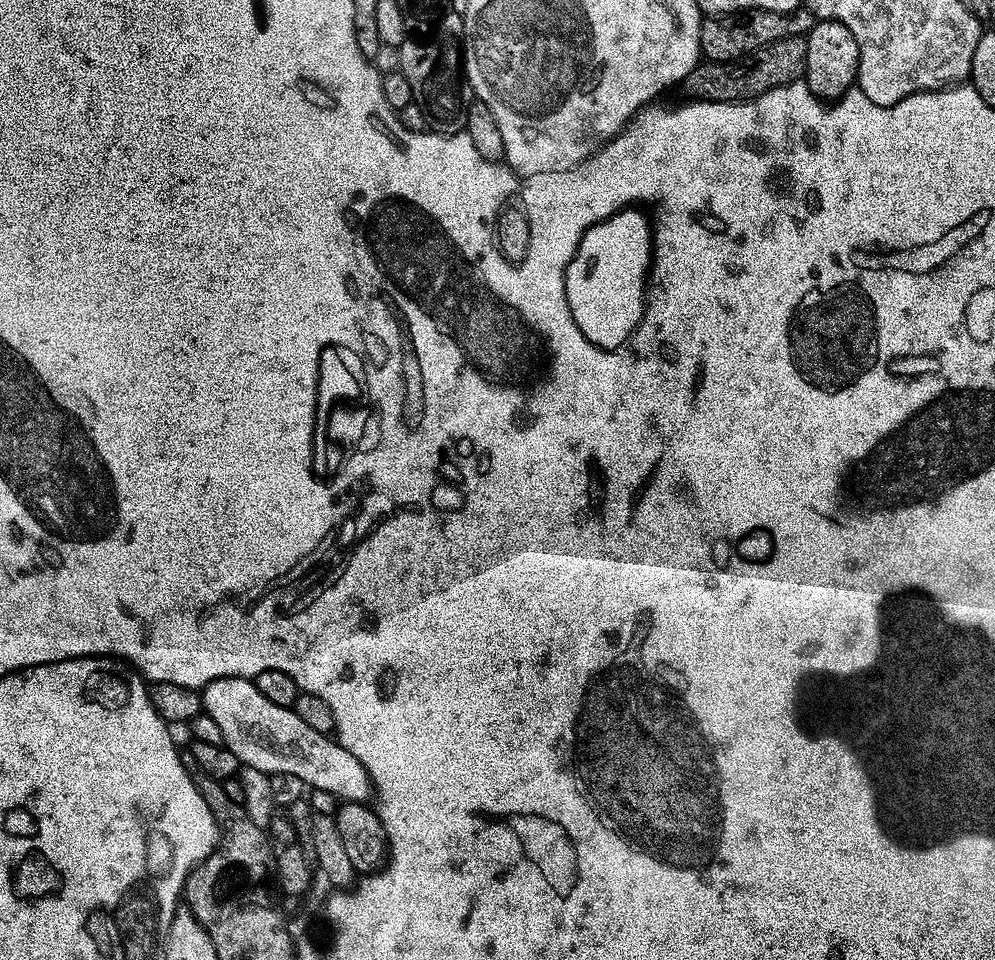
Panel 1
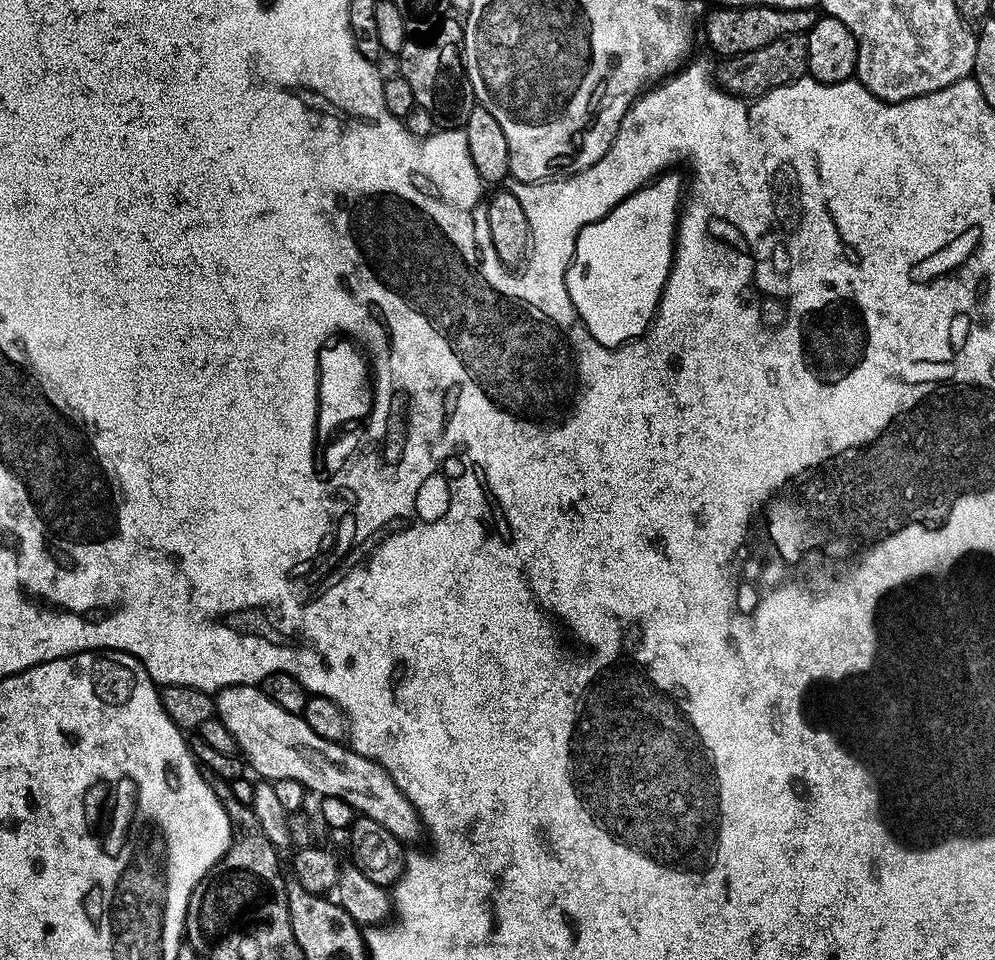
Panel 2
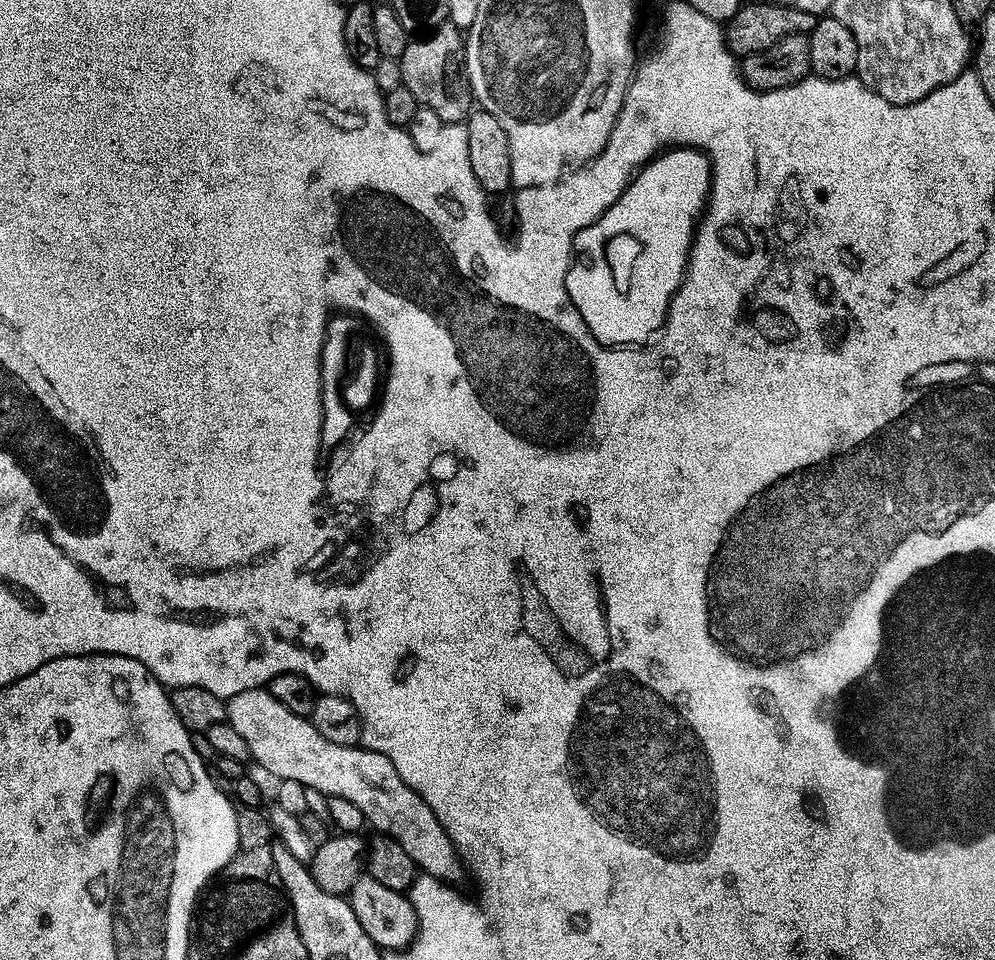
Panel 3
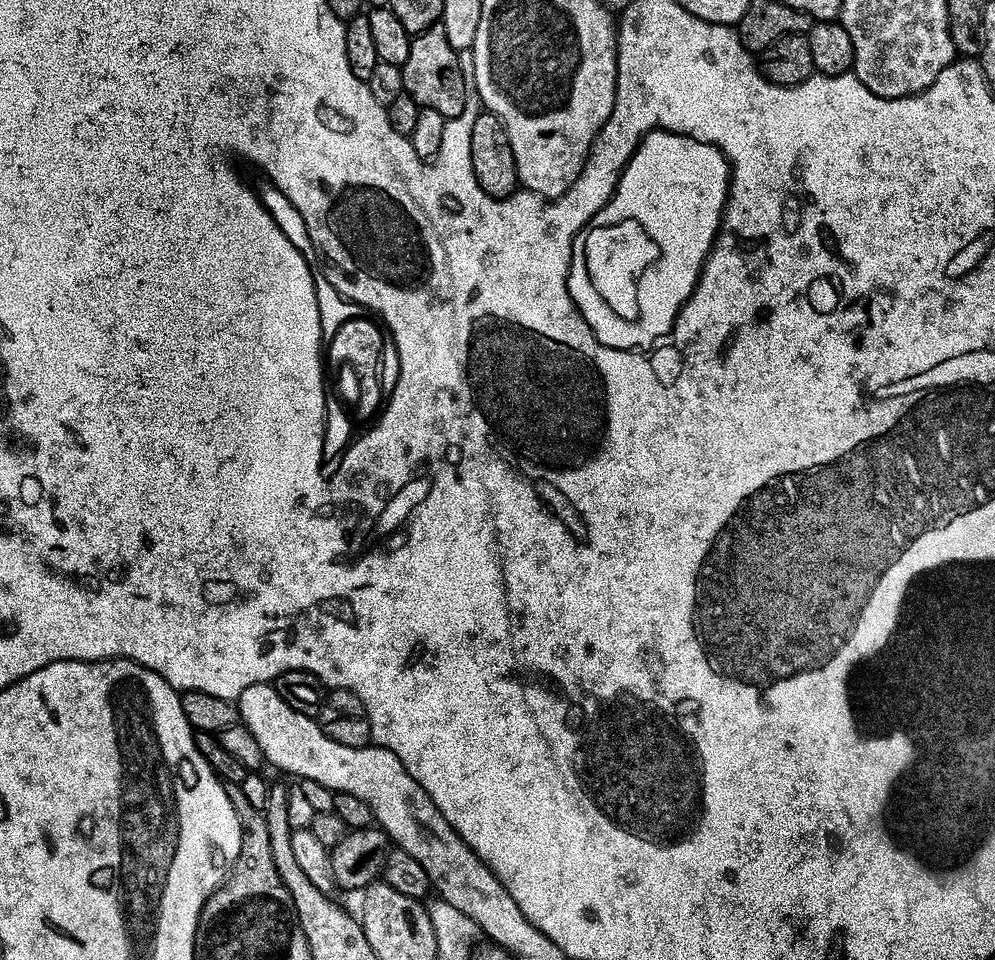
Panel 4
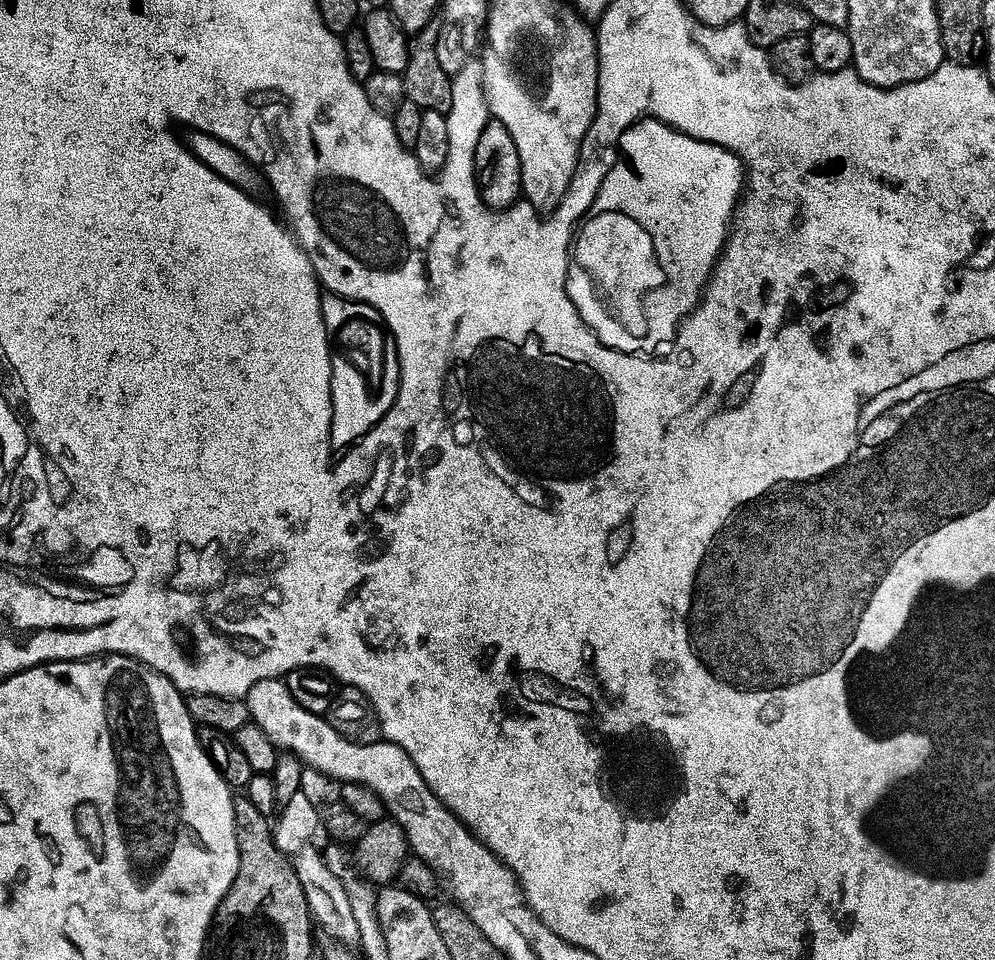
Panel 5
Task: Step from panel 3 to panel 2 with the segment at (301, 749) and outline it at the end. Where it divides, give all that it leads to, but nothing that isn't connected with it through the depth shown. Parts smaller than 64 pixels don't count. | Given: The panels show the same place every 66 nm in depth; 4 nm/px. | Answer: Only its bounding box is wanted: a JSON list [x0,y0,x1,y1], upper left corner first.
[215,687,422,842]

